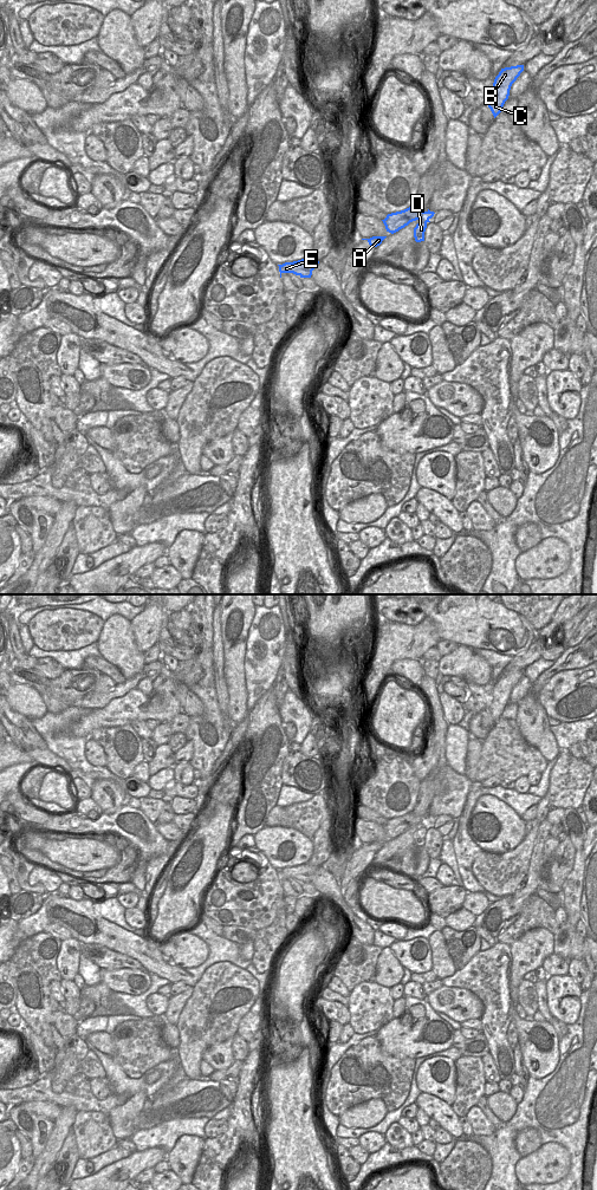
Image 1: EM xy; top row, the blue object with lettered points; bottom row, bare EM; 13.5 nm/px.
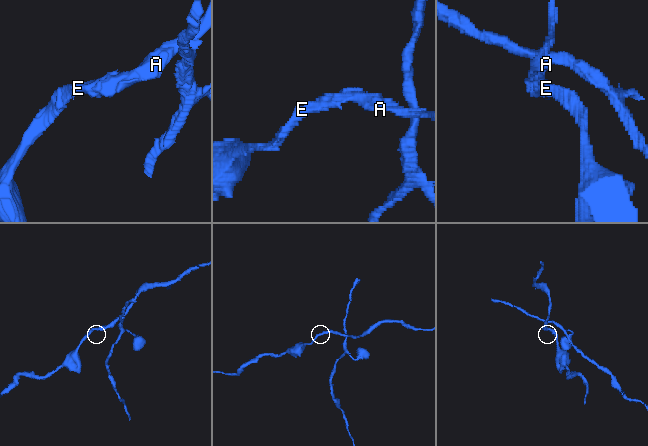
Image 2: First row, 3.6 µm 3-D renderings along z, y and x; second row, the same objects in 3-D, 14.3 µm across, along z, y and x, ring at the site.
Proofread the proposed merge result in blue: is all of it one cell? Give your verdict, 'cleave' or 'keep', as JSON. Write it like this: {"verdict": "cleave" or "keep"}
{"verdict": "keep"}

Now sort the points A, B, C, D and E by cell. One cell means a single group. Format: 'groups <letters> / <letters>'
groups A B C D E

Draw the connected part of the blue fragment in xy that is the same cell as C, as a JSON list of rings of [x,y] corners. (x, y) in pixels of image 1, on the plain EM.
[[[517,670],[501,674],[493,688],[493,701],[488,707],[494,723],[501,717],[505,707],[508,704],[512,689],[517,685],[520,678],[524,676],[524,670]]]

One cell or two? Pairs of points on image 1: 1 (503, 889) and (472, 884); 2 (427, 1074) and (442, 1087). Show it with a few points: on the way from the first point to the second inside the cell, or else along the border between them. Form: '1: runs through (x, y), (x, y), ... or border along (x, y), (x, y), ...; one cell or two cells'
1: border along (474, 858), (475, 879), (501, 897); two cells
2: runs through (430, 1077), (439, 1084); one cell

